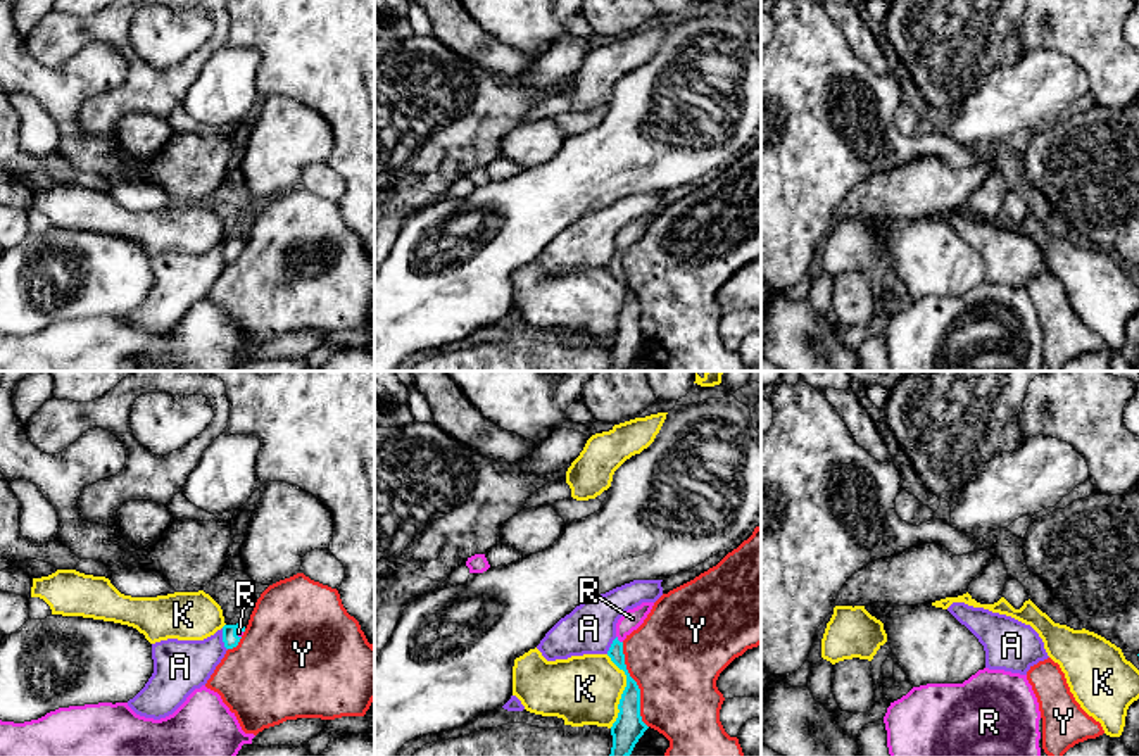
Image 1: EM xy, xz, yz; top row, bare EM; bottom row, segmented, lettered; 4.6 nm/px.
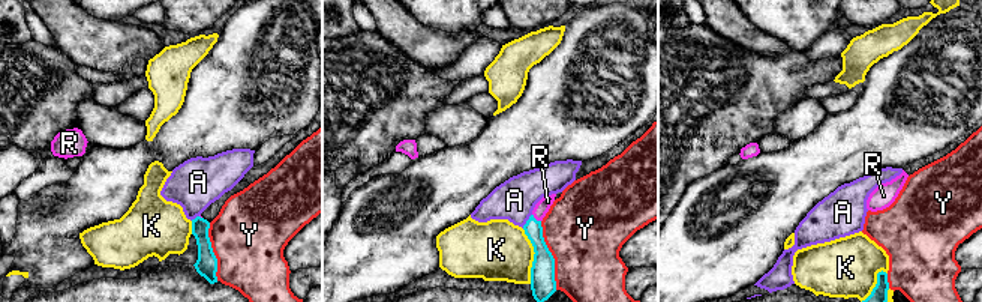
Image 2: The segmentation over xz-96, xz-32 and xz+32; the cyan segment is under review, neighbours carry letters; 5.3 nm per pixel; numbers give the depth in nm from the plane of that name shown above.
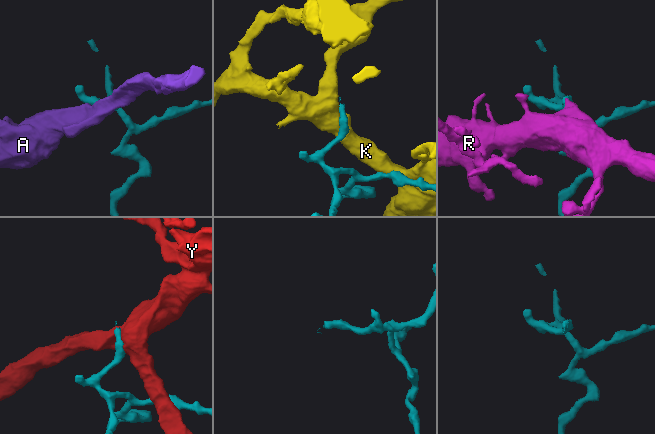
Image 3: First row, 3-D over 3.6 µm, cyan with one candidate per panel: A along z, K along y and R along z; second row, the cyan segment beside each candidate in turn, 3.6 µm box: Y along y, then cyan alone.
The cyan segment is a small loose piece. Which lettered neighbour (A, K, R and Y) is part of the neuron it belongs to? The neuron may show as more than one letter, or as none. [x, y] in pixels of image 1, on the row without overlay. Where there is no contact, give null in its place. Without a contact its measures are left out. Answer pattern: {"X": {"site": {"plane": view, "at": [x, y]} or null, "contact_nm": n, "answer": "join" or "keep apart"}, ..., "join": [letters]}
{"A": {"site": {"plane": "xy", "at": [223, 252]}, "contact_nm": 110, "answer": "keep apart"}, "K": {"site": {"plane": "xz", "at": [623, 304]}, "contact_nm": 340, "answer": "keep apart"}, "R": {"site": {"plane": "xz", "at": [616, 252]}, "contact_nm": 50, "answer": "join"}, "Y": {"site": {"plane": "xz", "at": [637, 299]}, "contact_nm": 420, "answer": "keep apart"}, "join": ["R"]}

